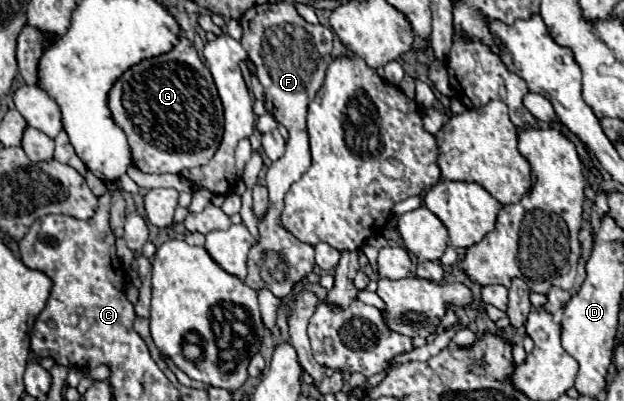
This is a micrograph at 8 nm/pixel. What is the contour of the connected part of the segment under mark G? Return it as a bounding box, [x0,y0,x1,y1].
[109,37,225,173]

